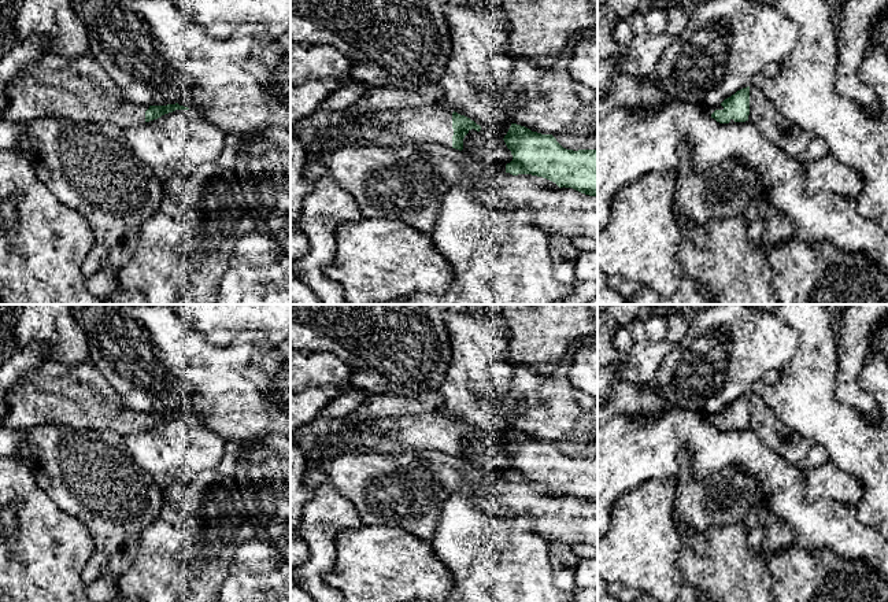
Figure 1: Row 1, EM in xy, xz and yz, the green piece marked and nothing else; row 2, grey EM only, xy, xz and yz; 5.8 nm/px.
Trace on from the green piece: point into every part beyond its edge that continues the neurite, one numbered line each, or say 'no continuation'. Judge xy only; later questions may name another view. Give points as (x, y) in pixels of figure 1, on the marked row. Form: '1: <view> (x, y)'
1: xy (78, 89)

